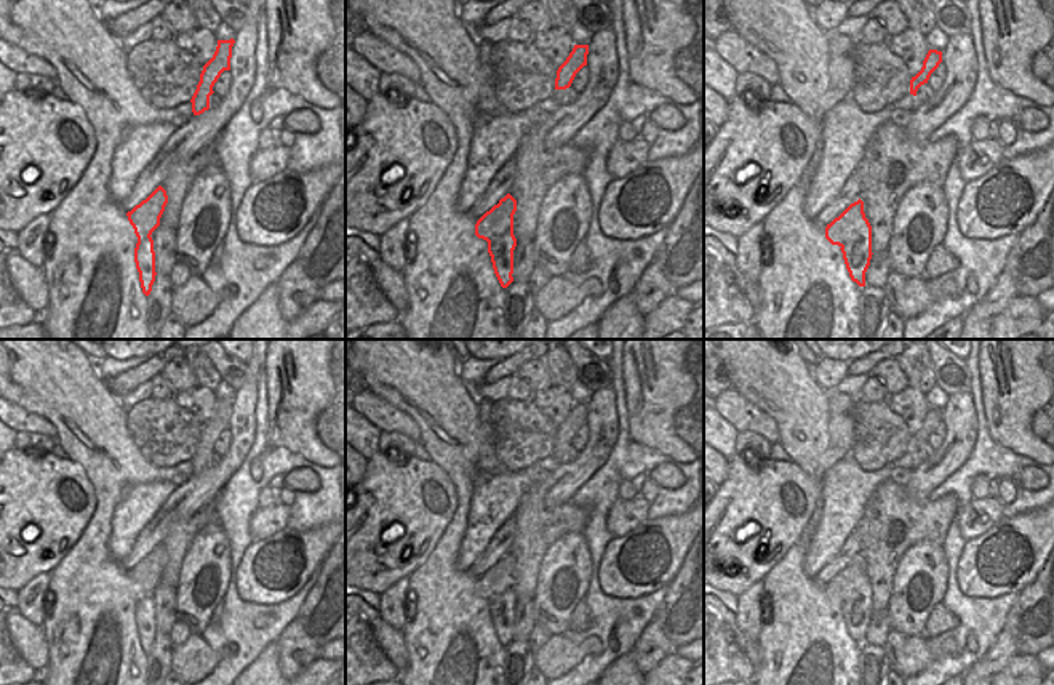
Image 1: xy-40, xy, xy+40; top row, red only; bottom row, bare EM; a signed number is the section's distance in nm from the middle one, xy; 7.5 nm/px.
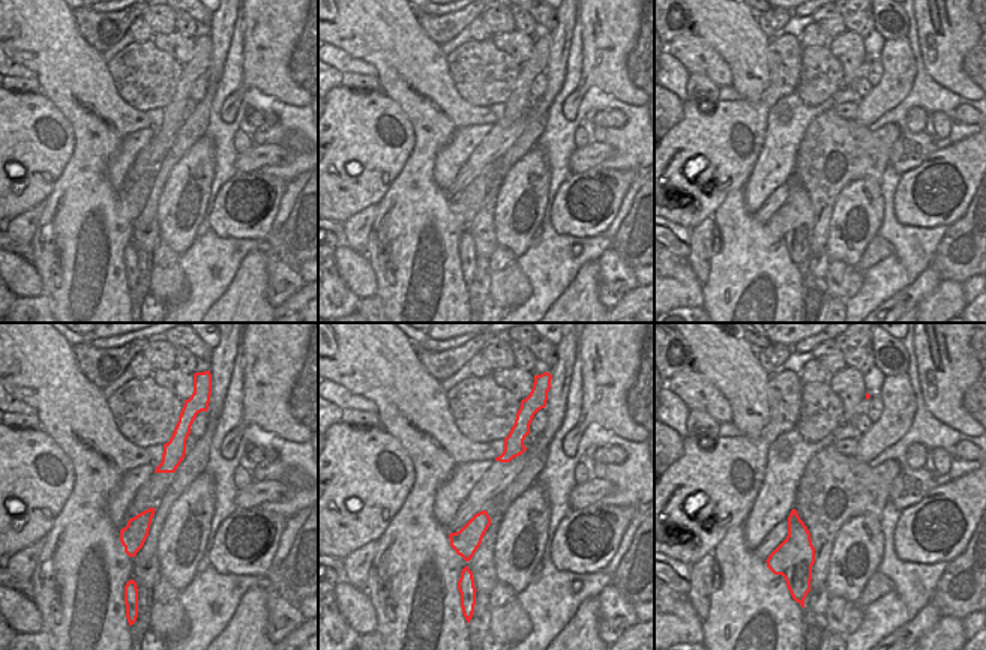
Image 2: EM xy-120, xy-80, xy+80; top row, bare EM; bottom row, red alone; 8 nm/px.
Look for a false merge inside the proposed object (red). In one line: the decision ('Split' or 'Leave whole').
Split

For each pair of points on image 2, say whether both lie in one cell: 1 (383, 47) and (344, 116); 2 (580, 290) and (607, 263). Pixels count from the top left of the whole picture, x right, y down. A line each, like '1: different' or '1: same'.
1: different
2: different

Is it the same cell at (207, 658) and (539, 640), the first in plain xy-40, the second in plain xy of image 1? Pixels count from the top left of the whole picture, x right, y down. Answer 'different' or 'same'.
different

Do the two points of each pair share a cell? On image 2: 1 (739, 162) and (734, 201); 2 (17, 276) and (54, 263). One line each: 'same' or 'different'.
1: different
2: different

